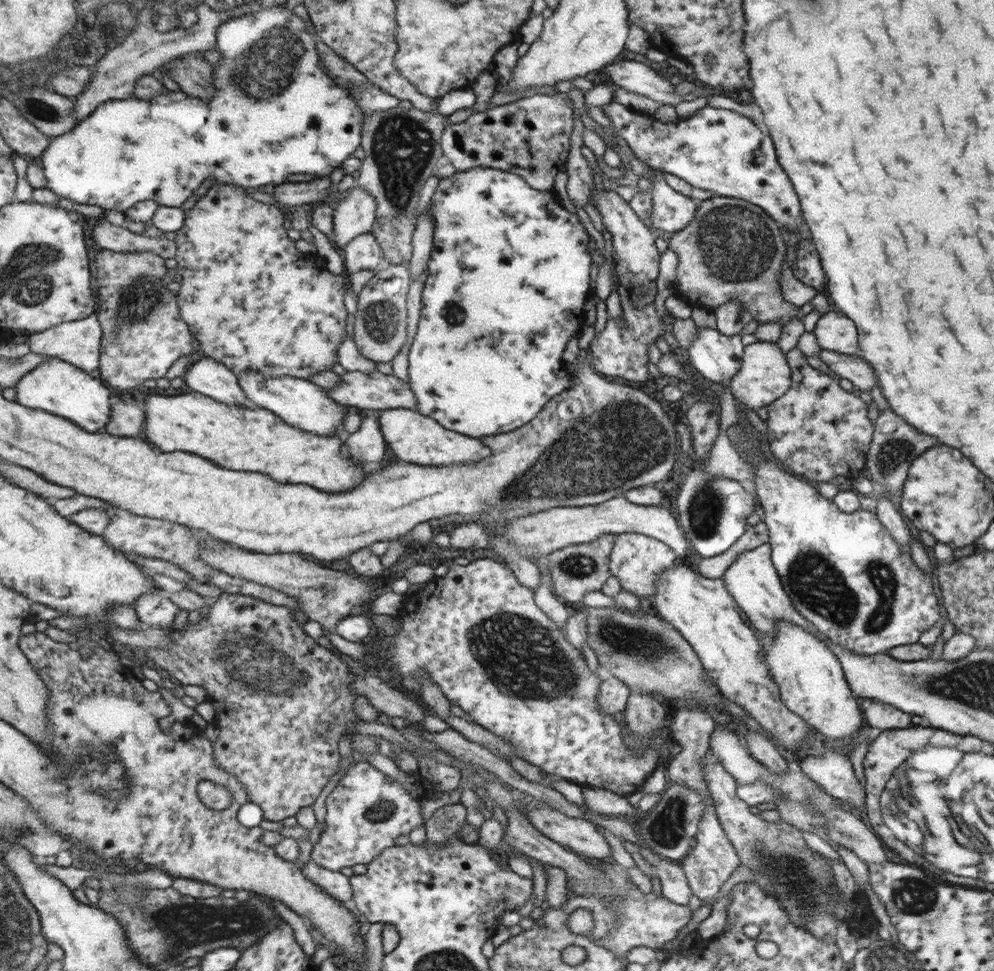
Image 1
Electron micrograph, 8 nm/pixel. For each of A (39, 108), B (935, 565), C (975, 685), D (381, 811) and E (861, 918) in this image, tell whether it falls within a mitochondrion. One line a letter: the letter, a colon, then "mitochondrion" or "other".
A: mitochondrion
B: other
C: mitochondrion
D: mitochondrion
E: mitochondrion

